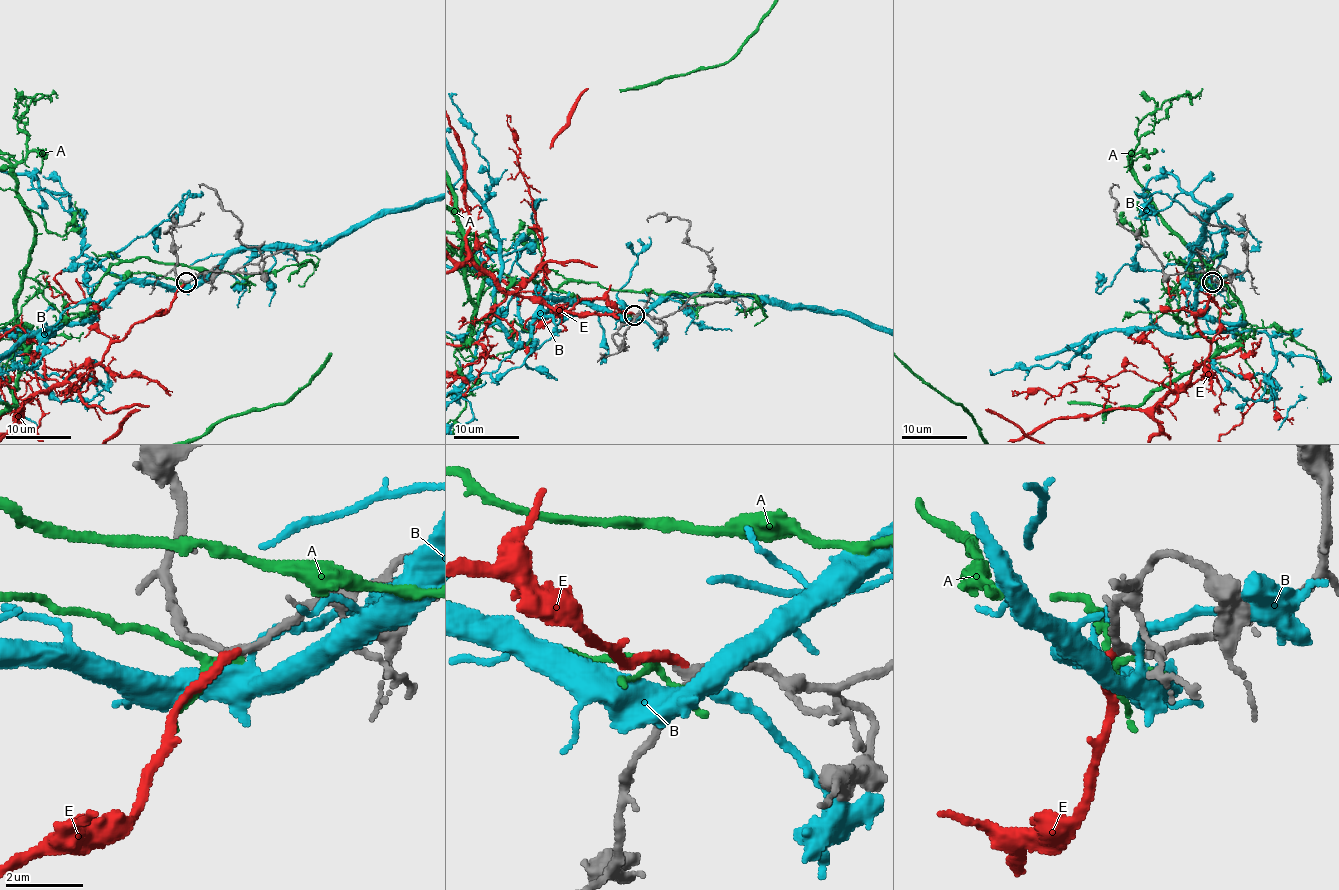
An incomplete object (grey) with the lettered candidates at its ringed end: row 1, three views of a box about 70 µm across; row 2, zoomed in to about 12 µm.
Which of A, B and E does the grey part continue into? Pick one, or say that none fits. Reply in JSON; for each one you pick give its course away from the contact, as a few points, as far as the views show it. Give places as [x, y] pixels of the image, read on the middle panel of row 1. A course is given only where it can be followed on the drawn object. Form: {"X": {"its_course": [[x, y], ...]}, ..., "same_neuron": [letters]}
{"same_neuron": ["E"]}

